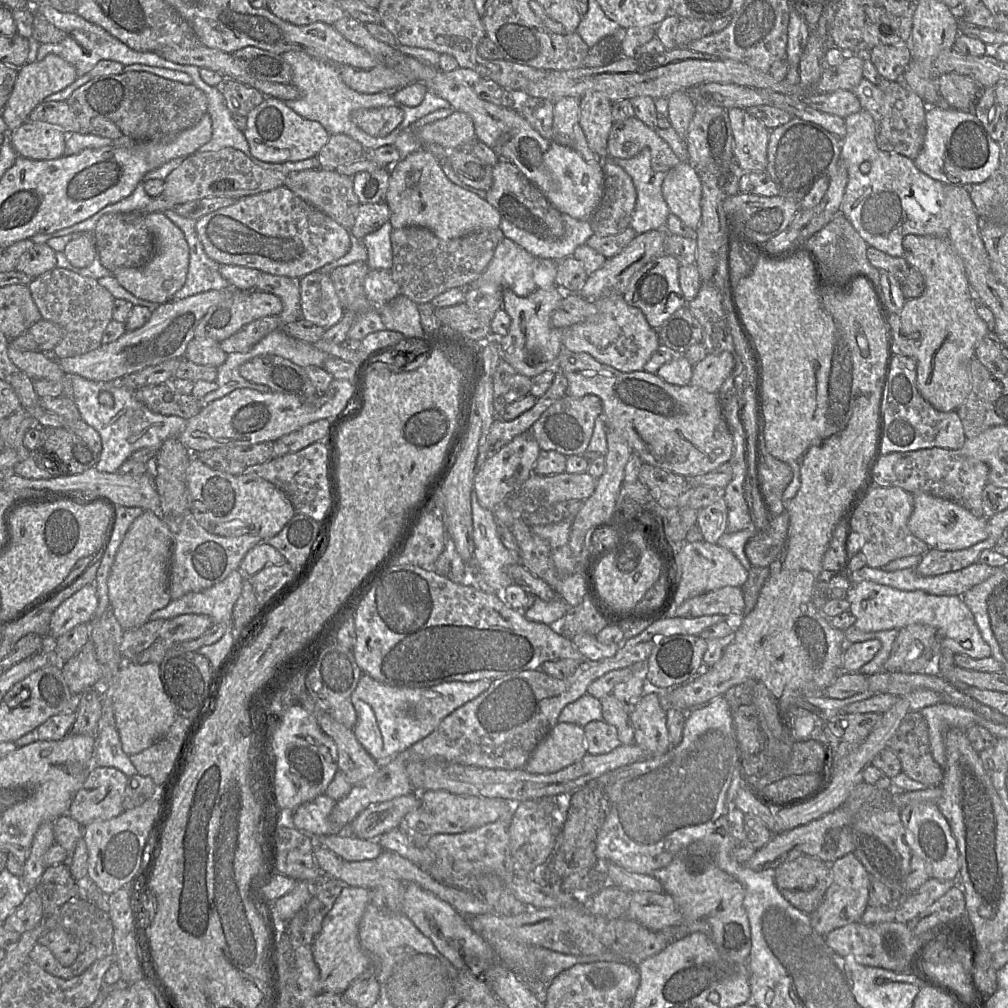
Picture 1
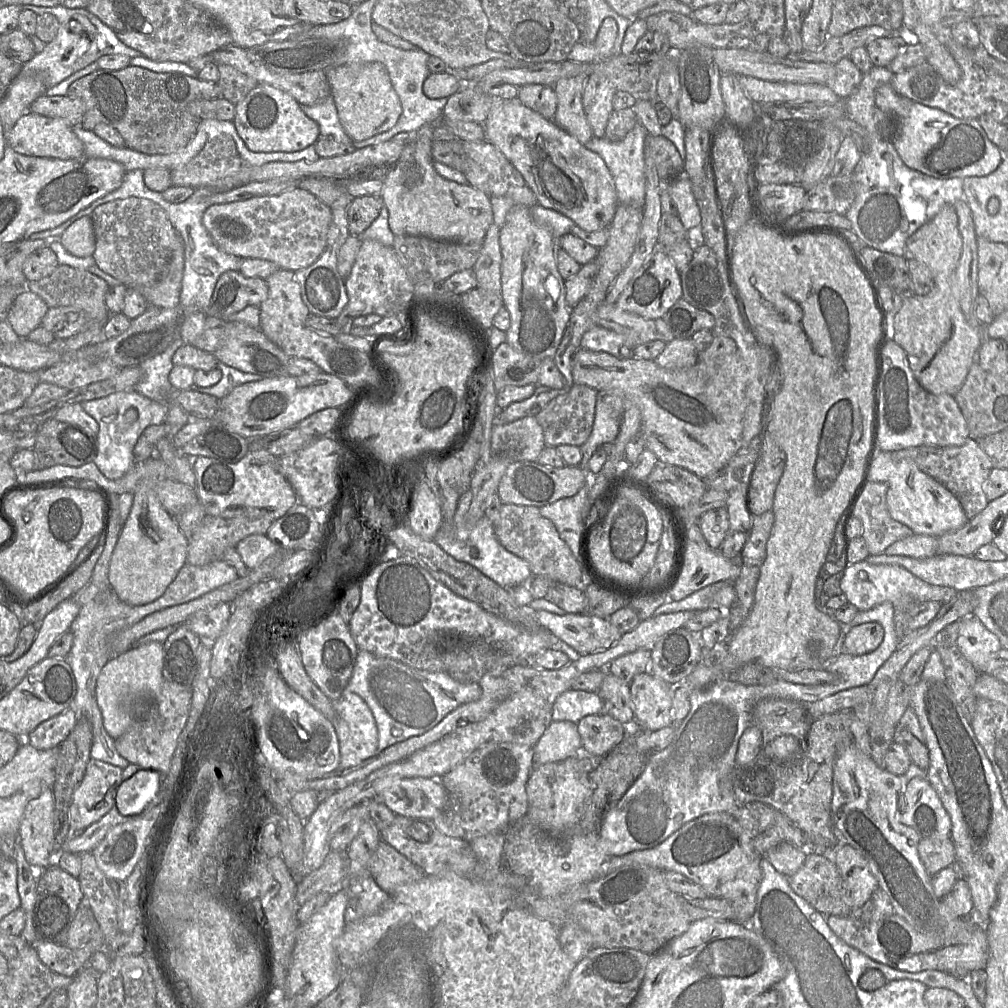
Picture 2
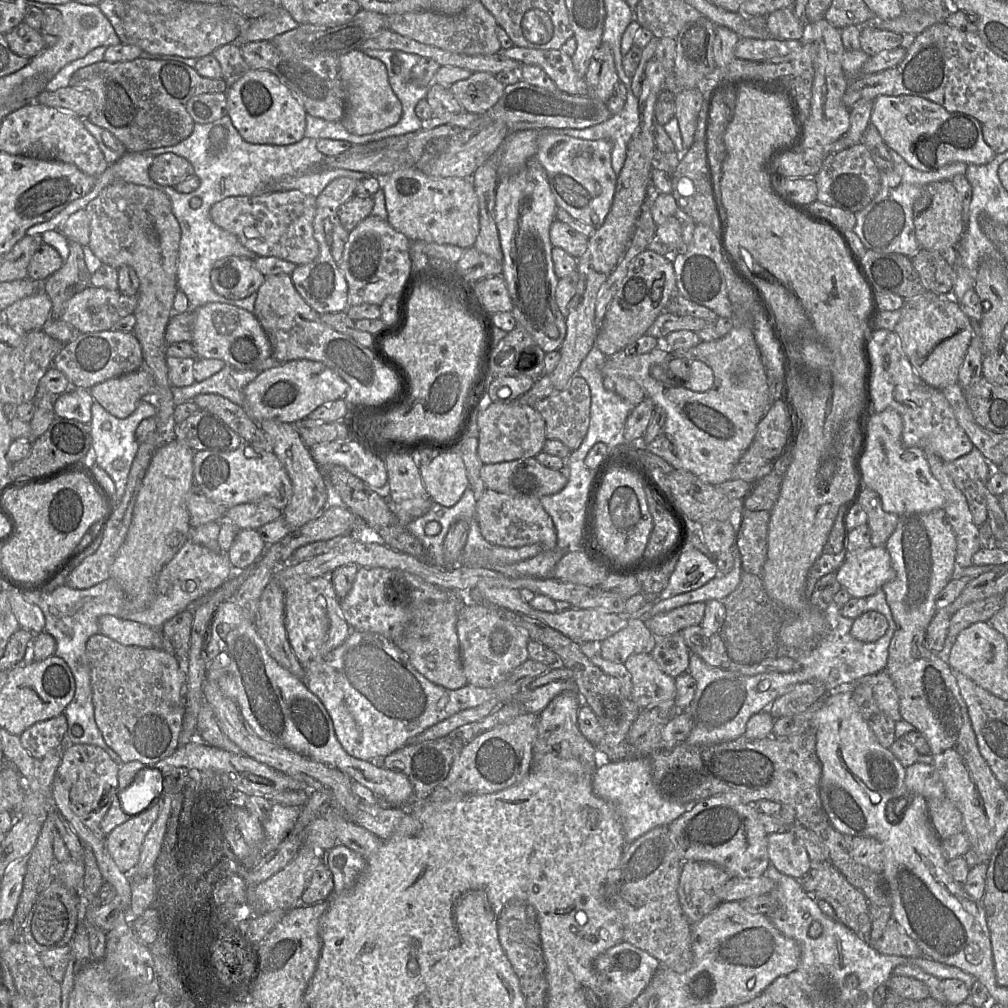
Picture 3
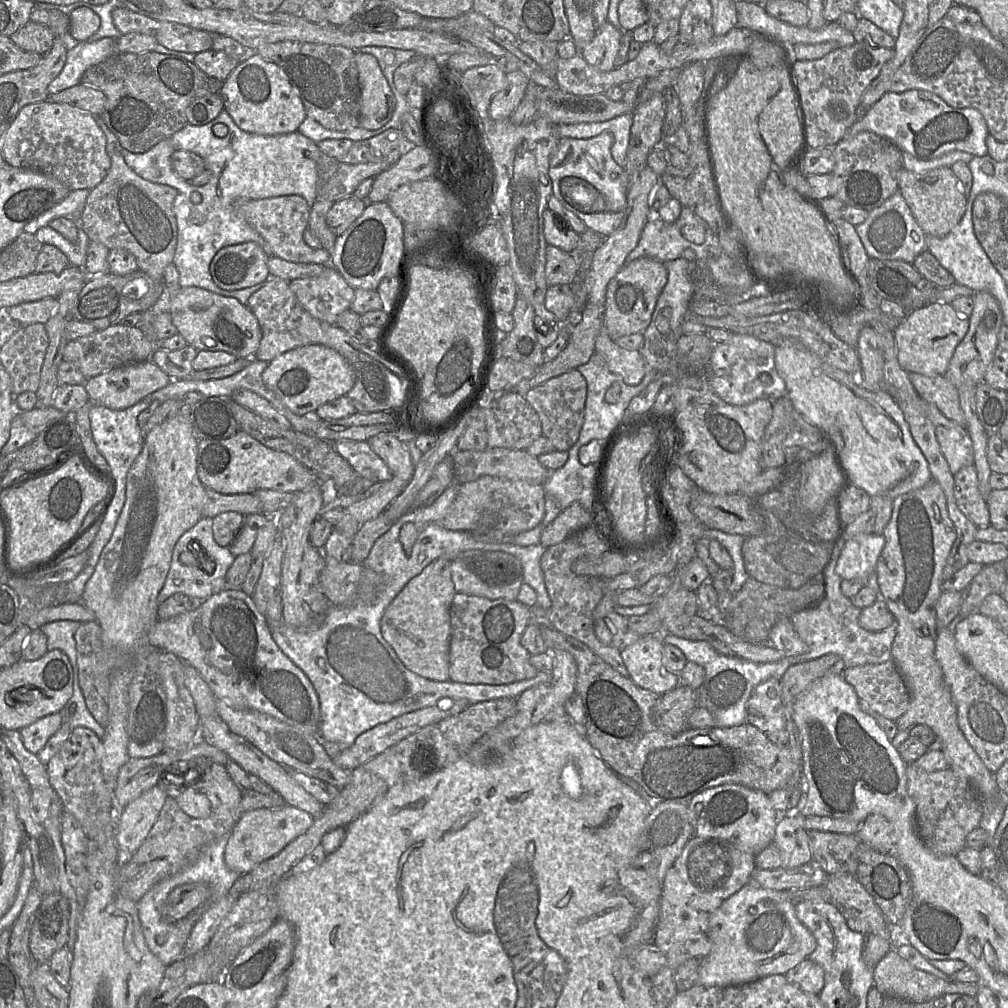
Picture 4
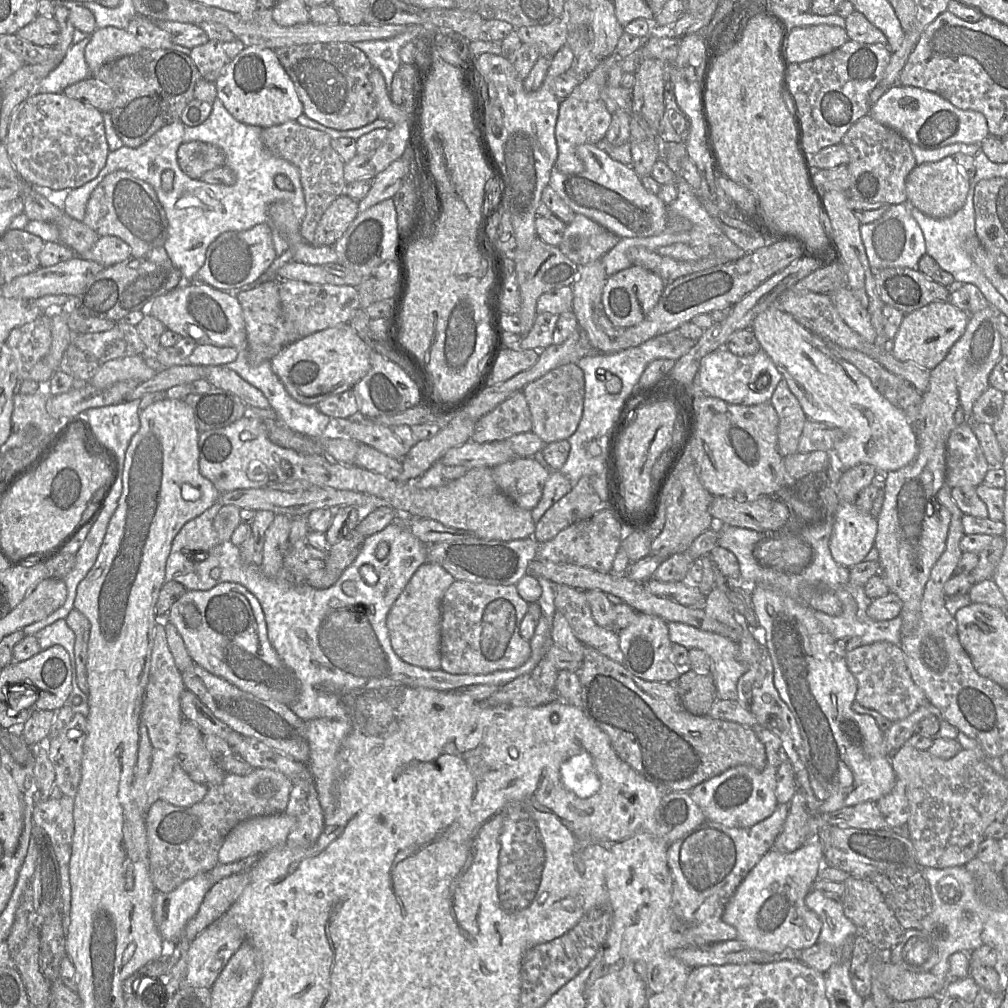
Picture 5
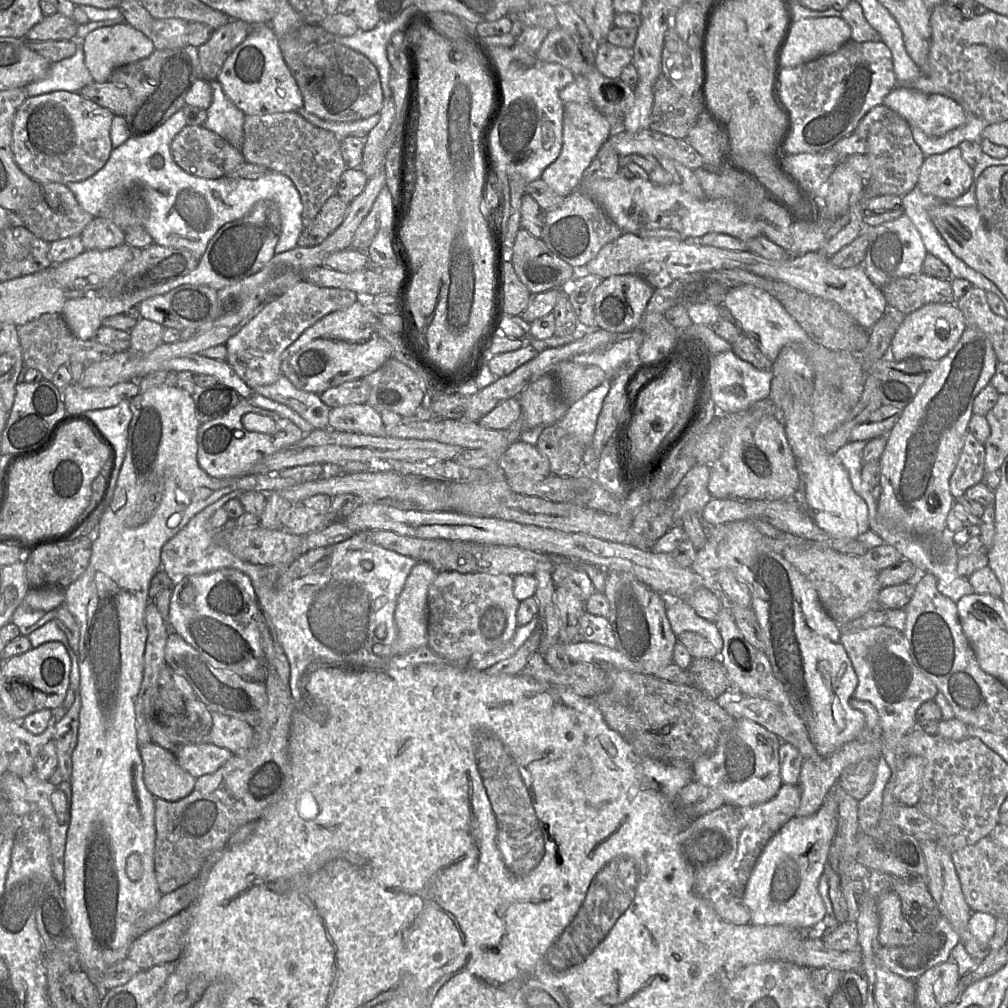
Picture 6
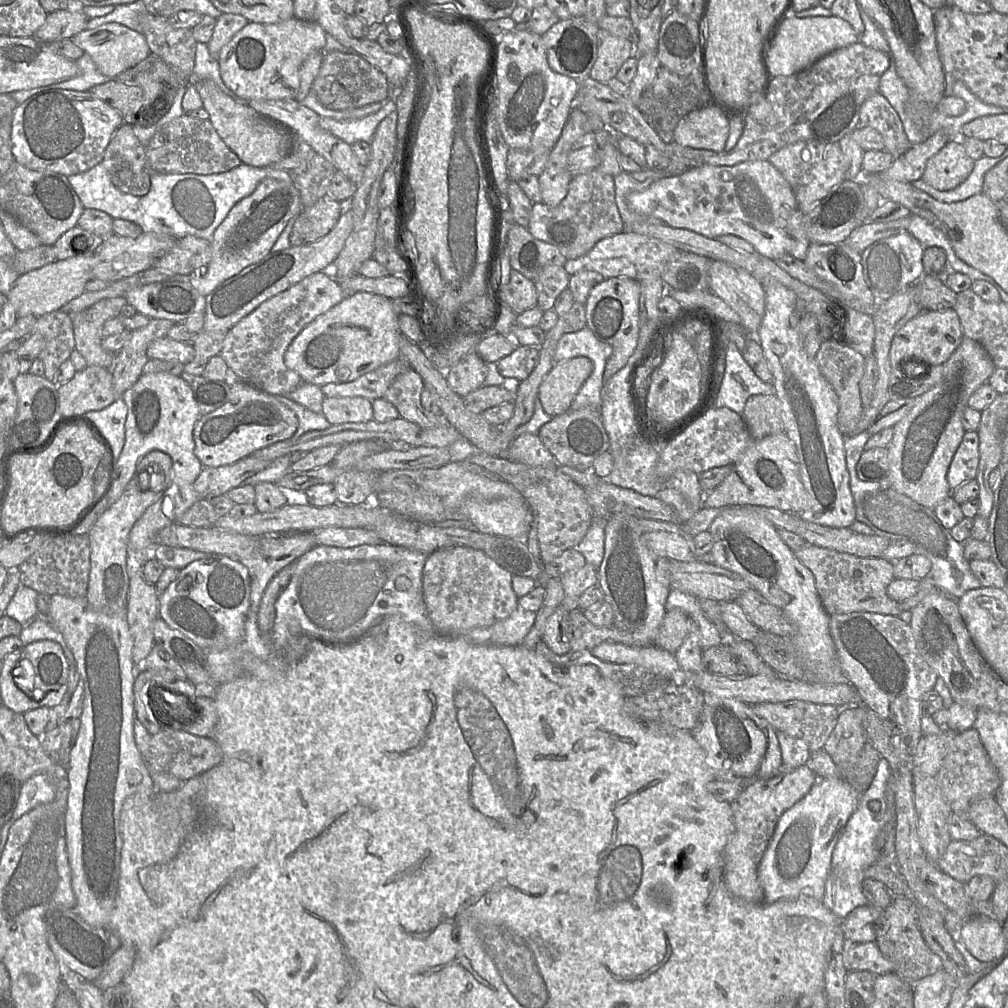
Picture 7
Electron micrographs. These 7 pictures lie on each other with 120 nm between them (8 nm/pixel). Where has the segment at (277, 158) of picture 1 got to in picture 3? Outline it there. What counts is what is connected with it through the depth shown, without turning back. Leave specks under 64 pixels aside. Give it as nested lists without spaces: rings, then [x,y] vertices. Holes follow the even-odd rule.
[[[250,69],[226,92],[228,116],[240,136],[251,144],[285,146],[305,137],[306,112],[290,90],[271,72]]]

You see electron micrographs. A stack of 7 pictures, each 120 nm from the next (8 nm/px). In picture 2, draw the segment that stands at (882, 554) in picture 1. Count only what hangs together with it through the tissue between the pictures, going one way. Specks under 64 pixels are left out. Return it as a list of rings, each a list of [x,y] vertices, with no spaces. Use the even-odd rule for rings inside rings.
[[[869,482],[851,513],[851,517],[858,518],[862,523],[861,536],[866,542],[870,555],[884,554],[891,544],[914,534],[909,527],[890,516],[886,503],[887,490],[888,486],[883,482]]]

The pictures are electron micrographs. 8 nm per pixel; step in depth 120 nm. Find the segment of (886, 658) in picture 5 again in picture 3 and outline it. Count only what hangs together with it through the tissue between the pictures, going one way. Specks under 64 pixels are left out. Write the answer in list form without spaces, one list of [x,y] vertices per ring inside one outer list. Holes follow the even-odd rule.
[[[886,670],[861,677],[852,683],[851,687],[854,690],[860,684],[870,684],[872,686],[874,699],[885,715],[895,722],[902,719],[899,708],[899,697],[894,683]]]

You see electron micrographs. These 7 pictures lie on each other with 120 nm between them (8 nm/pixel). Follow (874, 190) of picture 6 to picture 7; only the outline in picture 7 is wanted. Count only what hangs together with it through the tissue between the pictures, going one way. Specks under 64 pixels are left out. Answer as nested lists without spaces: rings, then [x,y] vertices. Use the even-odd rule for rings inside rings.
[[[879,91],[869,96],[862,104],[858,127],[871,127],[879,132],[884,150],[894,159],[901,157],[913,146],[904,132],[897,112]]]

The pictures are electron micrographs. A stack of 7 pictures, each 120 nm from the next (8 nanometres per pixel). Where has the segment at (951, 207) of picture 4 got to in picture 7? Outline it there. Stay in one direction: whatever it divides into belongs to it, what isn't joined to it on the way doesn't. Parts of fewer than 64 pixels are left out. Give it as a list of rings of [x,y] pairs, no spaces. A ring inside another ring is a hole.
[[[950,139],[929,158],[922,179],[937,190],[949,191],[967,179],[974,165],[975,161],[967,155],[962,139]]]

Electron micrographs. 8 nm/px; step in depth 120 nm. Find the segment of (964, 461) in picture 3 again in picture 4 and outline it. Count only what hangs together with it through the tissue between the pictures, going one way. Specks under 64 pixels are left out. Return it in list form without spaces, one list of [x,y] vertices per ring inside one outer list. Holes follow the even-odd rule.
[[[965,466],[953,476],[954,497],[959,509],[977,527],[989,526],[989,509],[979,491],[975,466]]]

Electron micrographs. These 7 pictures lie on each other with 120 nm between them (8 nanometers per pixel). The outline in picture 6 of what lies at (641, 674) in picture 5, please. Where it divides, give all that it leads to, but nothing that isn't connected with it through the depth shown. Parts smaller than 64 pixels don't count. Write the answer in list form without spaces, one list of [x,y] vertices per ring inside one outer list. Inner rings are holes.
[[[605,570],[604,596],[609,602],[608,620],[616,641],[616,648],[630,661],[644,669],[643,674],[654,674],[673,661],[677,637],[667,618],[668,600],[632,574]]]

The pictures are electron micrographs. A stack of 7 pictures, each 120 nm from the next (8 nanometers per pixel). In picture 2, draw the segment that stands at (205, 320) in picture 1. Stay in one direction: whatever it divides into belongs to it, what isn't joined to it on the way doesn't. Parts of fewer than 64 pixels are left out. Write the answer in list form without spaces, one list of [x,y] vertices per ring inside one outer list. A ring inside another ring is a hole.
[[[226,271],[217,280],[206,316],[229,319],[247,306],[259,308],[268,294],[266,280],[245,277],[240,271]]]

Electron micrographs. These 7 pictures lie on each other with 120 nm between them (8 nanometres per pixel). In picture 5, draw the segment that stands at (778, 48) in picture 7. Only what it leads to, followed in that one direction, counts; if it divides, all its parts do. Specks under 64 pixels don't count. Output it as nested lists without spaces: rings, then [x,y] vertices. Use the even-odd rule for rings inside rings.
[[[833,25],[797,27],[791,30],[786,57],[791,63],[813,60],[831,53],[849,40],[846,30]]]

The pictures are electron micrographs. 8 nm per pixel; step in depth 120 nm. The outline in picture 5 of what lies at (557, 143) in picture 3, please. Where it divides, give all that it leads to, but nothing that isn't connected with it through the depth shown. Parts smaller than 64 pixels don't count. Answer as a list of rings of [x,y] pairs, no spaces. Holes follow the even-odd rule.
[[[581,144],[576,154],[583,161],[585,170],[564,174],[553,166],[549,182],[576,214],[583,214],[620,238],[648,237],[662,231],[685,233],[692,228],[692,223],[686,218],[668,217],[667,205],[658,195],[645,189],[631,166],[614,160],[596,144]]]

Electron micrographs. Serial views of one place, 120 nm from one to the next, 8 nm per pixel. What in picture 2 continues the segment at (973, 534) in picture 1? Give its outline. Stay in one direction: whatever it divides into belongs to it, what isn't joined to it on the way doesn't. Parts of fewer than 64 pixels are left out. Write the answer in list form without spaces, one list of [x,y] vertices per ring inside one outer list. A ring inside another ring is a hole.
[[[878,451],[869,474],[869,482],[887,484],[886,503],[890,516],[909,527],[914,534],[940,537],[968,522],[957,498],[941,483],[922,472],[910,459],[894,460],[890,451]]]

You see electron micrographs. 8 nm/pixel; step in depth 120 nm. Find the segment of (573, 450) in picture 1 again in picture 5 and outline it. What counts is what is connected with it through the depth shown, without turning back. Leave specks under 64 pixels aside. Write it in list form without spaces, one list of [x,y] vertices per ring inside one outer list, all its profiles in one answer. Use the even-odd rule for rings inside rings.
[[[574,363],[558,367],[523,390],[532,416],[532,431],[545,443],[568,440],[577,430],[585,400],[584,373]]]

